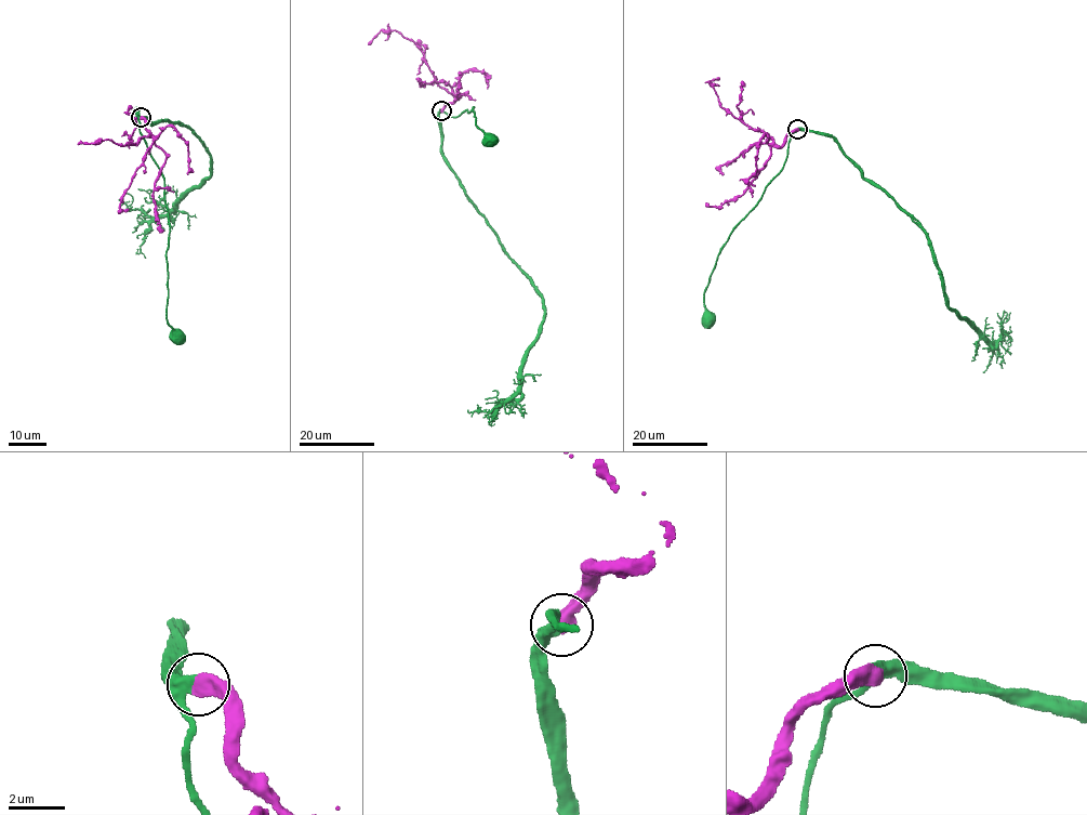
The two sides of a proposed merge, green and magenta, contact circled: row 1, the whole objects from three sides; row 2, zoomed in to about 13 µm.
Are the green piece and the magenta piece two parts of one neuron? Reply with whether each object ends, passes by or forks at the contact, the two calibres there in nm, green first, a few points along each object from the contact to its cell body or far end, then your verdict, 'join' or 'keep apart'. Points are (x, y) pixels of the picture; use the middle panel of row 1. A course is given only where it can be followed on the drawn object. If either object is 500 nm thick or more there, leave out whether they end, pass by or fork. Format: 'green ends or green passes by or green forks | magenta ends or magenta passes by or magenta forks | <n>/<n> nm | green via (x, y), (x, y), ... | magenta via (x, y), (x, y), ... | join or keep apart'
400/600 nm | green via (441, 112), (453, 118), (466, 109), (468, 114), (474, 107), (475, 123), (489, 140) | magenta via (441, 112), (443, 104), (454, 99), (437, 83), (424, 54), (413, 41), (395, 30), (380, 31), (368, 44) | join

